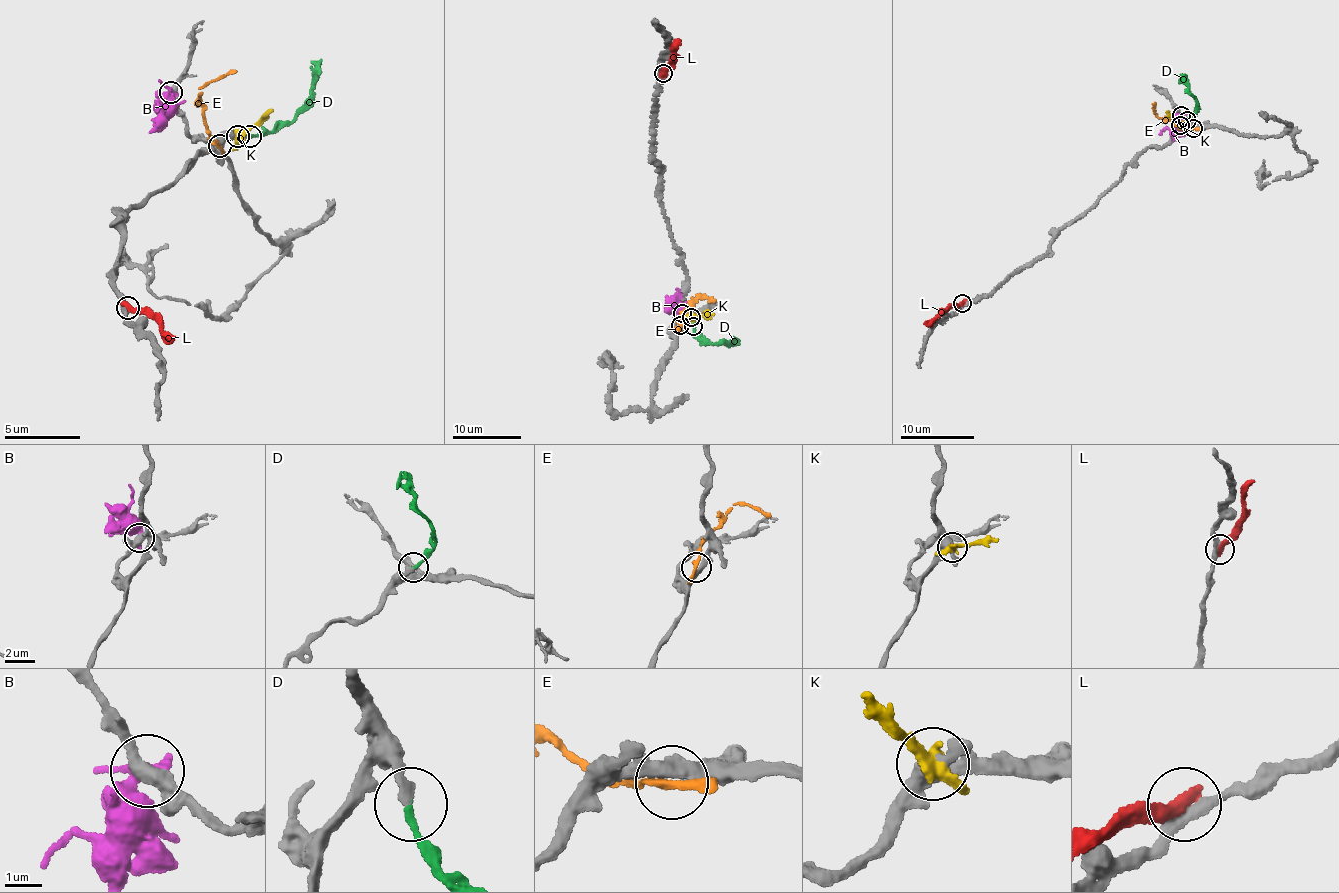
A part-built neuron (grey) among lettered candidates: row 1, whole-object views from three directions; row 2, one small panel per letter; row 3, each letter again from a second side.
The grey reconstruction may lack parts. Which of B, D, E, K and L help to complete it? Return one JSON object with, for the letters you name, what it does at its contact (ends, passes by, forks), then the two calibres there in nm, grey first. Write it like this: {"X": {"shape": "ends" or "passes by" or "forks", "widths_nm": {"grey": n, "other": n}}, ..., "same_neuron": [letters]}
{"D": {"shape": "ends", "widths_nm": {"grey": 240, "other": 180}}, "same_neuron": ["D"]}

